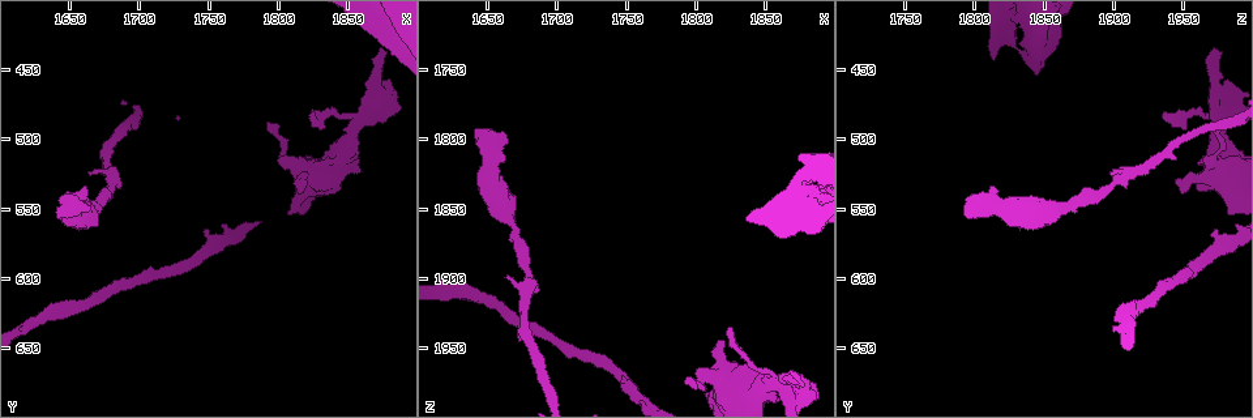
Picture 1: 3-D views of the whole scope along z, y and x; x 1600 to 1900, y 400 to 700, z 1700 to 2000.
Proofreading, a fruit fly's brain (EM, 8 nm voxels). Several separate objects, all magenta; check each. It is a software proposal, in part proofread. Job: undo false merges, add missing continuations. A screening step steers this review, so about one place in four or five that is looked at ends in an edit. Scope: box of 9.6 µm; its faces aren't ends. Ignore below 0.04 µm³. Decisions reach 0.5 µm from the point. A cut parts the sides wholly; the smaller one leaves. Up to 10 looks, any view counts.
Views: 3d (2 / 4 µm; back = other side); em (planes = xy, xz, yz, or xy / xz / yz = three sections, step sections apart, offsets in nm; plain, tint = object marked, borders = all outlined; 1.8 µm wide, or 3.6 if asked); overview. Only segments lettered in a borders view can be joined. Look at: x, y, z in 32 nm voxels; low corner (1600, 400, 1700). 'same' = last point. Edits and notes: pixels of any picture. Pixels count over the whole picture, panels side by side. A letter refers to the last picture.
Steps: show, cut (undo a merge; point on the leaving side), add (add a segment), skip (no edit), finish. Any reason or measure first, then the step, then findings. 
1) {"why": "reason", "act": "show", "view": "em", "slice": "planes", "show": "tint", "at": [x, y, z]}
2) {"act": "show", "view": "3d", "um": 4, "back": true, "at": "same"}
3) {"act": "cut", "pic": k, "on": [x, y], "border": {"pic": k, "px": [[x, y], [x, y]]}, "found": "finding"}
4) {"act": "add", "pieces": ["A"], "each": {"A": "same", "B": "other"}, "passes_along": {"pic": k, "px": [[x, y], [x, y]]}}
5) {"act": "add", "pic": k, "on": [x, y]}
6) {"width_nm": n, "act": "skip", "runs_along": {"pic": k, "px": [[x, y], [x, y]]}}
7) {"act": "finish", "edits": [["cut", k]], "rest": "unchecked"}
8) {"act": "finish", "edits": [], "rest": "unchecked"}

{"why": "branch stops here", "act": "show", "view": "em", "slice": "planes", "show": "borders", "at": [1874, 434, 1972]}

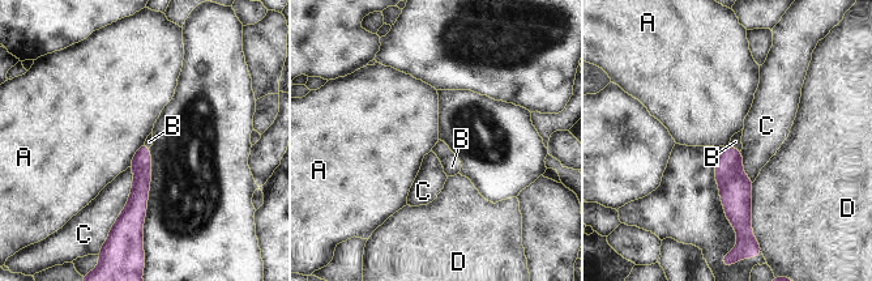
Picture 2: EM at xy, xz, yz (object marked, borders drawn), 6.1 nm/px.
{"act": "add", "pieces": ["B"], "each": {"A": "other", "B": "same", "C": "other", "D": "other"}, "found": "the neuron continues"}

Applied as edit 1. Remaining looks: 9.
{"why": "arms run side by side", "act": "show", "view": "em", "slice": "planes", "show": "borders", "at": [1856, 486, 1976]}

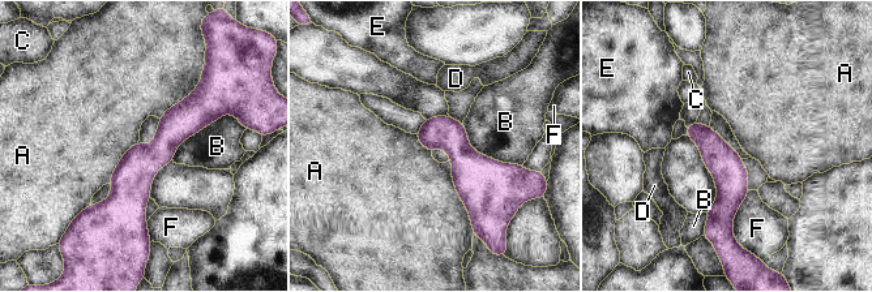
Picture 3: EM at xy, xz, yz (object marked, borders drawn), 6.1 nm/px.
{"act": "skip", "each": {"A": "other", "B": "other", "C": "other", "D": "other", "E": "other", "F": "other"}, "runs_along": {"pic": 3, "px": [[199, 93], [136, 172], [136, 224]]}, "found": "continuous, no second neuron"}

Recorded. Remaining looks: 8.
{"why": "free end", "act": "show", "view": "em", "slice": "planes", "show": "borders", "at": [1792, 488, 1974]}

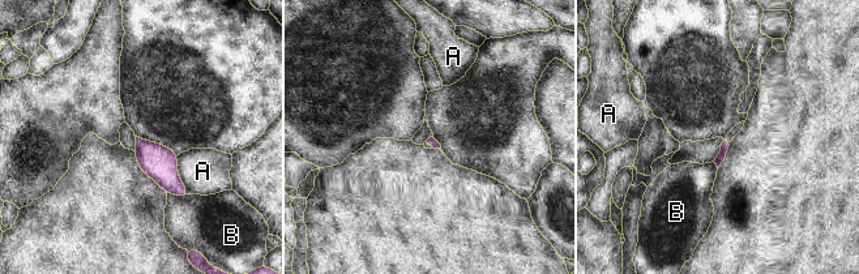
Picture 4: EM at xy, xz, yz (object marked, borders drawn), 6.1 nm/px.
{"act": "skip", "each": {"A": "other", "B": "other"}, "border": {"pic": 4, "px": [[166, 191], [176, 196], [189, 195]]}, "found": "none of them fits"}

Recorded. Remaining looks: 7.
{"why": "branch stops here", "act": "show", "view": "3d", "um": 4, "at": [1806, 552, 1984]}

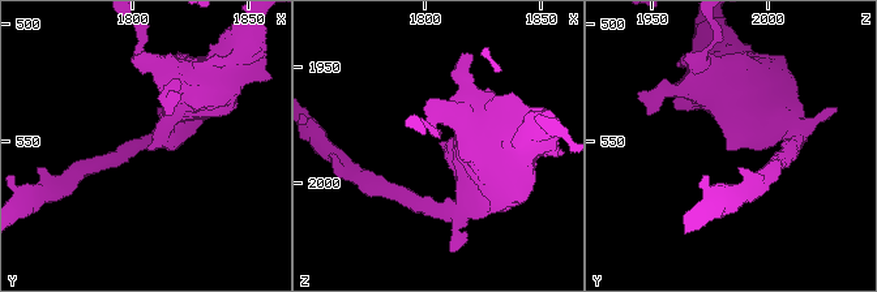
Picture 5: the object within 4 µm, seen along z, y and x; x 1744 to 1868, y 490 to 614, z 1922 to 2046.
{"why": "now the EM", "act": "show", "view": "em", "slice": "planes", "show": "borders", "at": [1806, 553, 1982]}

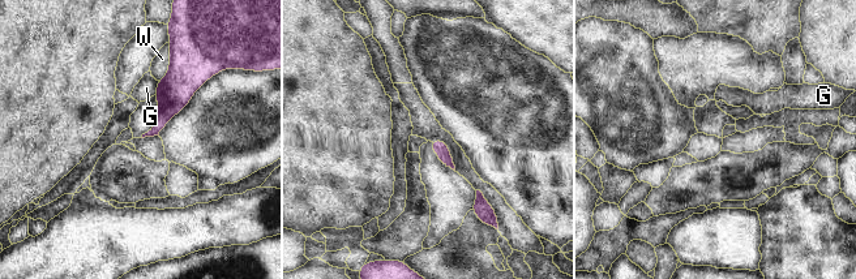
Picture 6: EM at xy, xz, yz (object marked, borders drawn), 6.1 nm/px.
{"act": "skip", "each": {"G": "other", "W": "other"}, "found": "none of them fits"}

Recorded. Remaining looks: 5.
{"why": "branch stops here", "act": "show", "view": "em", "slice": "planes", "show": "borders", "at": [1666, 522, 1898]}

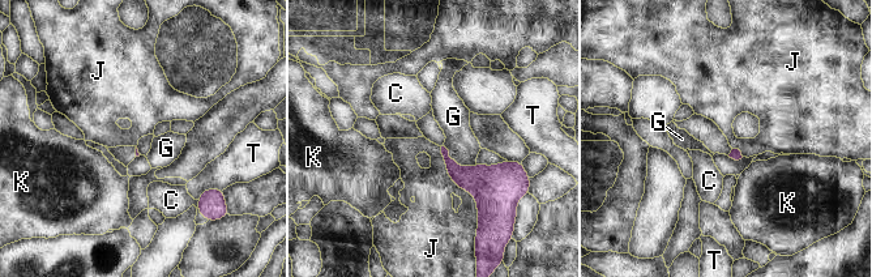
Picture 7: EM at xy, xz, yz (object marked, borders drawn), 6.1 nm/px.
{"act": "skip", "each": {"C": "other", "G": "other", "J": "other", "K": "other", "T": "other"}, "border": {"pic": 7, "px": [[440, 146], [478, 221]]}, "found": "none of them fits"}

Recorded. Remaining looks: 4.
{"act": "finish", "edits": [["add", 2]], "rest": "unchecked"}

